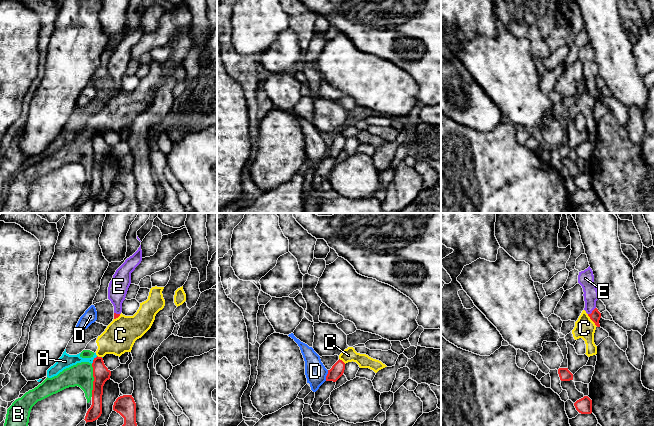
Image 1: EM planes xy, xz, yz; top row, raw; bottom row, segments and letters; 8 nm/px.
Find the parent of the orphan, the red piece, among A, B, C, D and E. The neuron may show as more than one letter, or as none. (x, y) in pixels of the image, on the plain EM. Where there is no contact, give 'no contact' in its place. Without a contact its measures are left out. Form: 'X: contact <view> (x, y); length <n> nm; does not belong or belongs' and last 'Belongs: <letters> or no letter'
A: contact xy (93, 136); length 80 nm; does not belong
B: contact xy (94, 156); length 260 nm; does not belong
C: contact yz (591, 95); length 130 nm; does not belong
D: contact xz (327, 151); length 90 nm; does not belong
E: contact yz (592, 87); length 90 nm; belongs
Belongs: E

